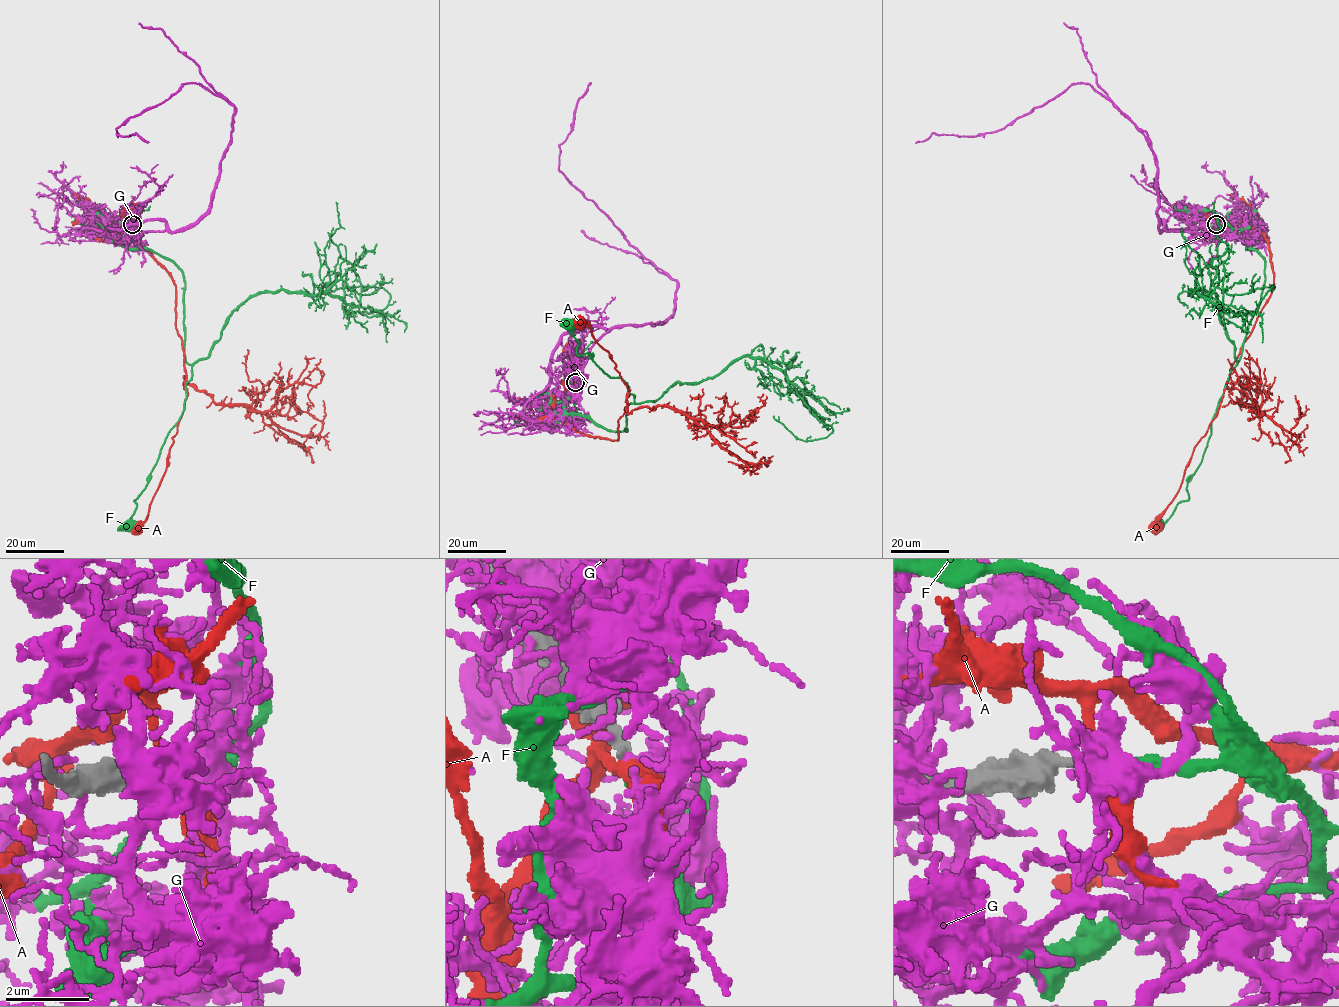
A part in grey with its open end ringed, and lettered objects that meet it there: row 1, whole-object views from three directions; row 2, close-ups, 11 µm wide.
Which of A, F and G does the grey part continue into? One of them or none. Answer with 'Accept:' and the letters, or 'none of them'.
Accept: F

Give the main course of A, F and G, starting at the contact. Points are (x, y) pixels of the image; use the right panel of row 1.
A: (1216, 224), (1217, 219), (1246, 224), (1268, 242), (1273, 290), (1230, 369), (1216, 417), (1194, 448), (1156, 526)
F: (1216, 224), (1227, 224), (1264, 259), (1263, 289), (1201, 462), (1187, 487), (1188, 499), (1158, 525)
G: (1216, 224), (1212, 235), (1158, 228), (1153, 150), (1090, 85), (1074, 83), (1003, 129), (934, 133), (916, 143)

